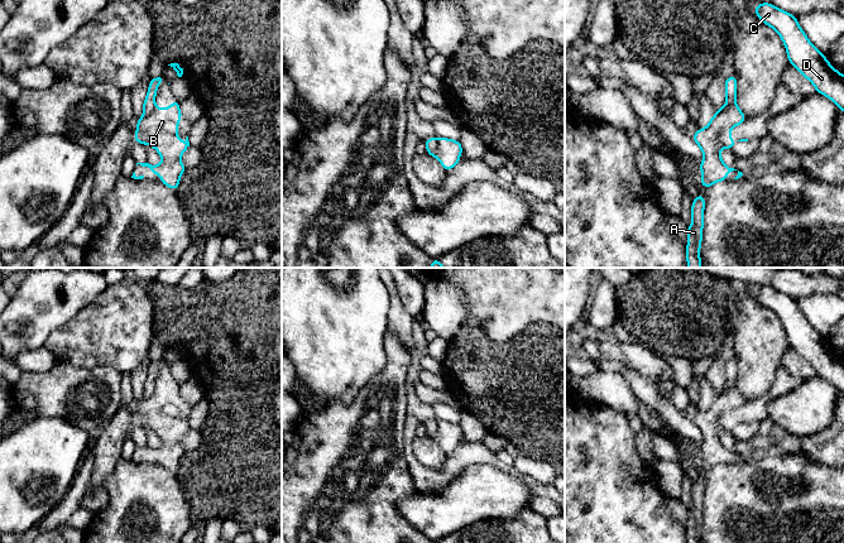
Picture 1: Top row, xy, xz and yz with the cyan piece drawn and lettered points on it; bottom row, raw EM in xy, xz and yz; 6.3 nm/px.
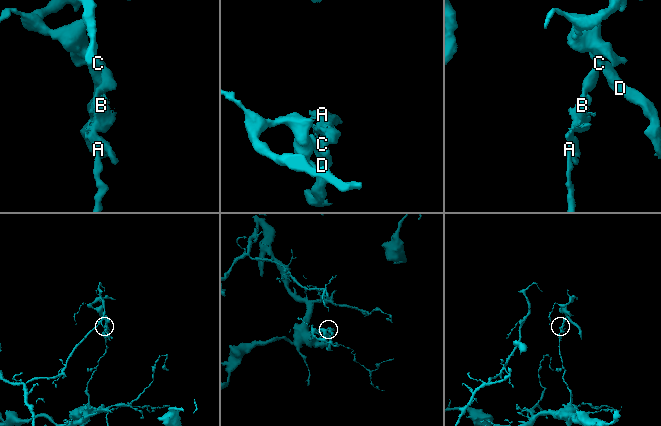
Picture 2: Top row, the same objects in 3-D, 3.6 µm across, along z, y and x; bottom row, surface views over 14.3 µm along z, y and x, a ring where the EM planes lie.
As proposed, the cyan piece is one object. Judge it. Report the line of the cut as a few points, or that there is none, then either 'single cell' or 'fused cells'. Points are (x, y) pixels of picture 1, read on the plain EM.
cut in xz along (437, 422), (437, 429), (432, 438); fused cells

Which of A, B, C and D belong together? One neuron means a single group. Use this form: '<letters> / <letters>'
A B / C D

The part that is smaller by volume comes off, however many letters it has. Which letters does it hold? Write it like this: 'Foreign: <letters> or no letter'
Foreign: C, D

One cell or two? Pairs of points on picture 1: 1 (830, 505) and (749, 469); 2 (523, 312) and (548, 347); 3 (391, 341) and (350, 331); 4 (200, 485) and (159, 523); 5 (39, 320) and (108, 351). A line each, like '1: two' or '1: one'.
1: one
2: two
3: two
4: two
5: two

